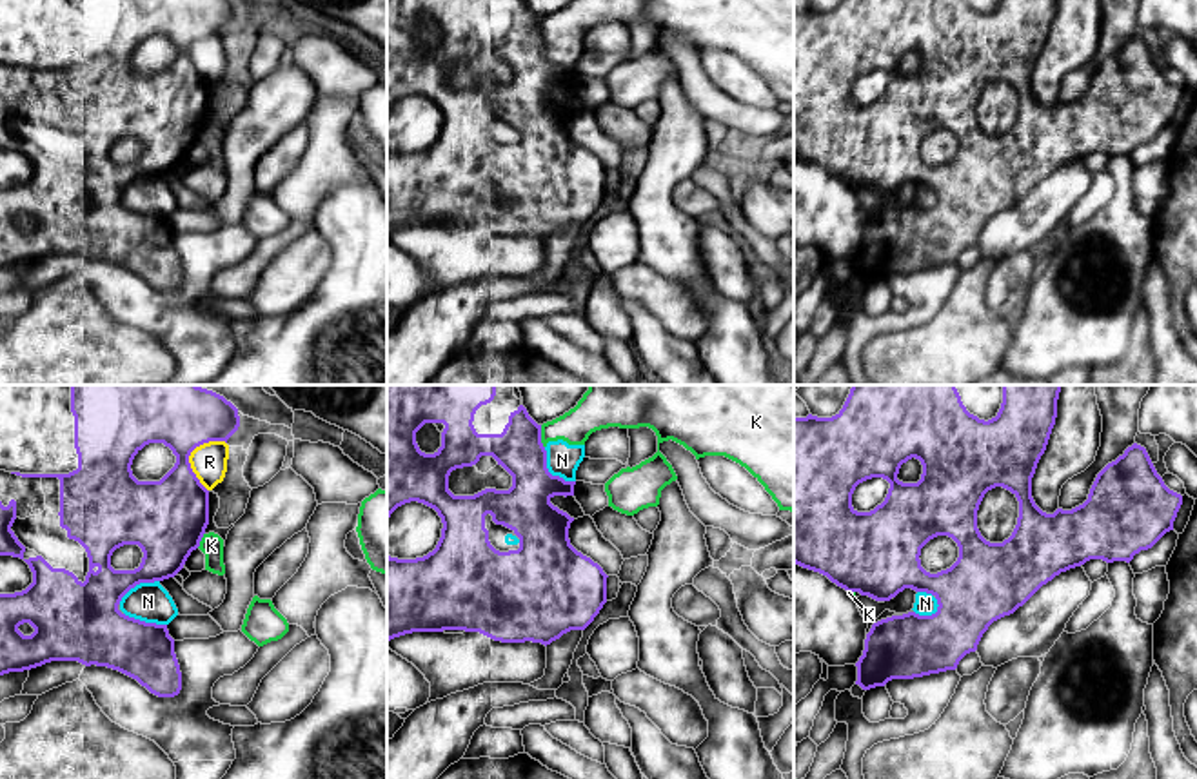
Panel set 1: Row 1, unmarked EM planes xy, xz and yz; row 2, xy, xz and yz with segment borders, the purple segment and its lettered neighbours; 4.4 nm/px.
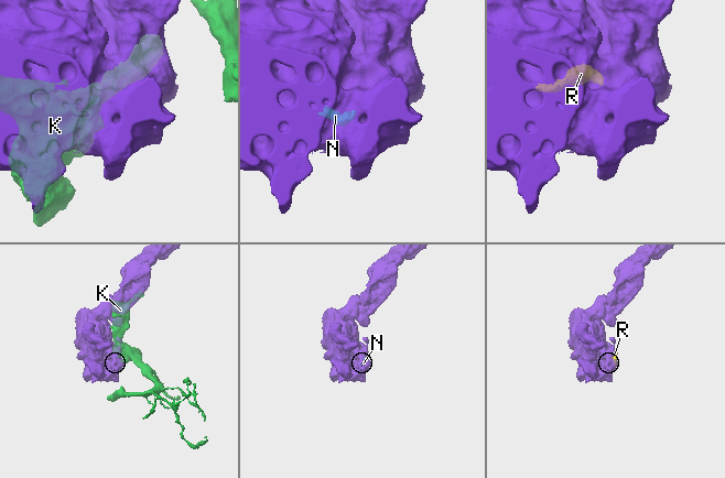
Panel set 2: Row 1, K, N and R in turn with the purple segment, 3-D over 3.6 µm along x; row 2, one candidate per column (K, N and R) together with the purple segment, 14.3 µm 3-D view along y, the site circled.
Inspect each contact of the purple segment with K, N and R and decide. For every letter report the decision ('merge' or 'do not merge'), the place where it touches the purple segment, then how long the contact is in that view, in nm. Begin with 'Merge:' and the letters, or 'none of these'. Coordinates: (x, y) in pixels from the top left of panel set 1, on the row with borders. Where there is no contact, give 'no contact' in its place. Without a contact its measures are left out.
Merge: none of these
K: do not merge | xz (540, 436) | 110 nm
N: do not merge | yz (936, 598) | 130 nm
R: do not merge | xy (189, 454) | 240 nm

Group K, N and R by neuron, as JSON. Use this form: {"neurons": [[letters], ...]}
{"neurons": [["K", "N", "R"]]}

